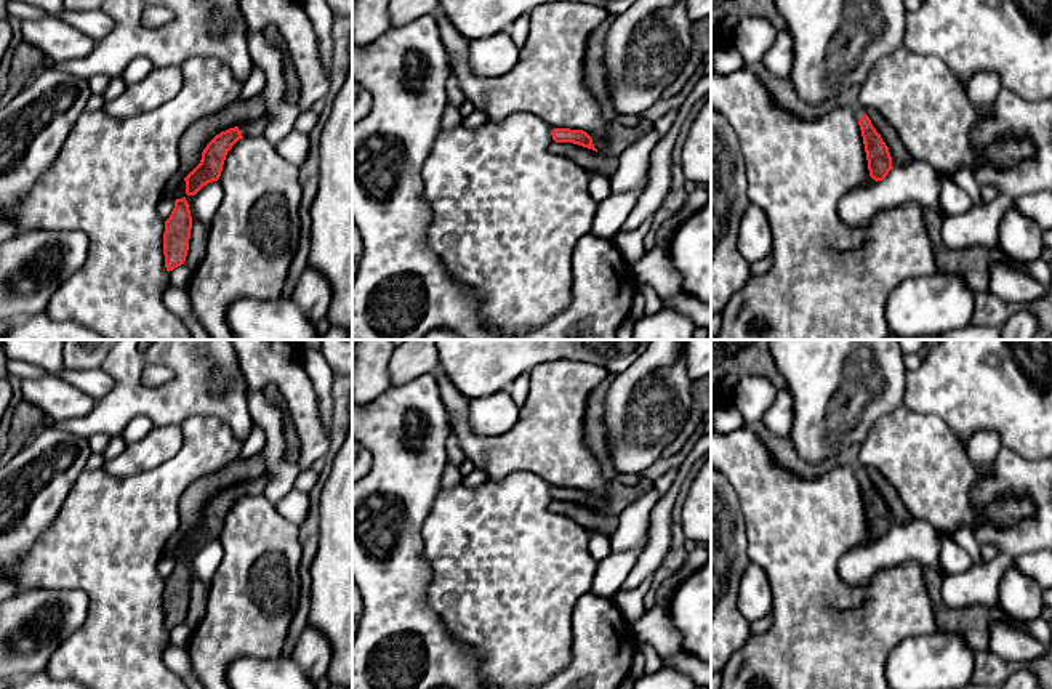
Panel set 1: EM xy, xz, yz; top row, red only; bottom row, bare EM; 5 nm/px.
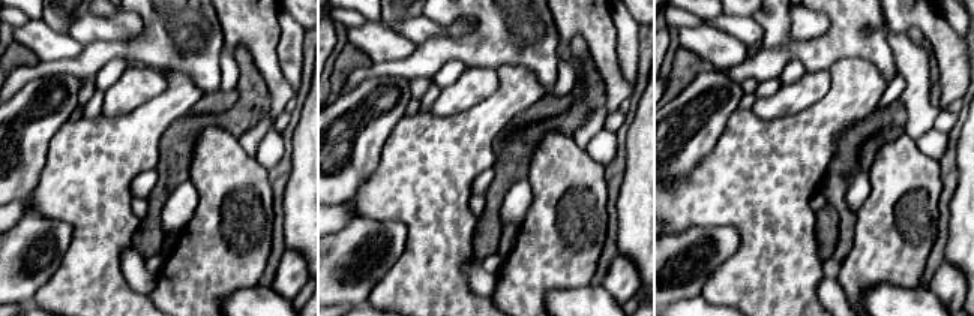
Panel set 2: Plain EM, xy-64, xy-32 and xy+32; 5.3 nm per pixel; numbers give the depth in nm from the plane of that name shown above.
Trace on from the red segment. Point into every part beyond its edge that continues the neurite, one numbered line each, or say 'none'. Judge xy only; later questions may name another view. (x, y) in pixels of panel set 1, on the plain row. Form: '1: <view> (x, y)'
1: xy (256, 486)

